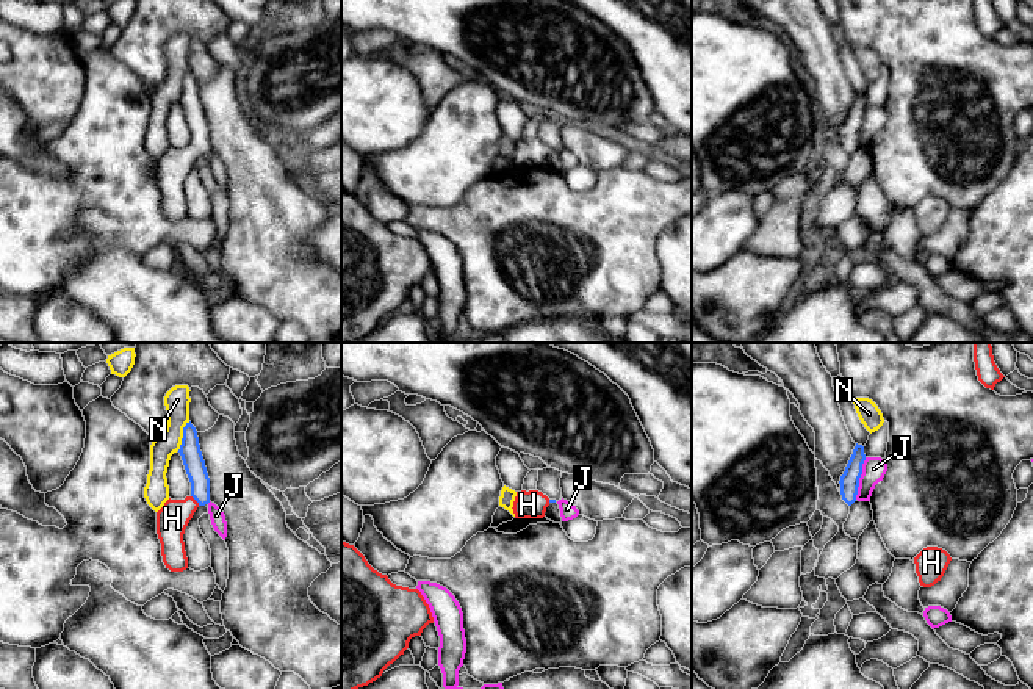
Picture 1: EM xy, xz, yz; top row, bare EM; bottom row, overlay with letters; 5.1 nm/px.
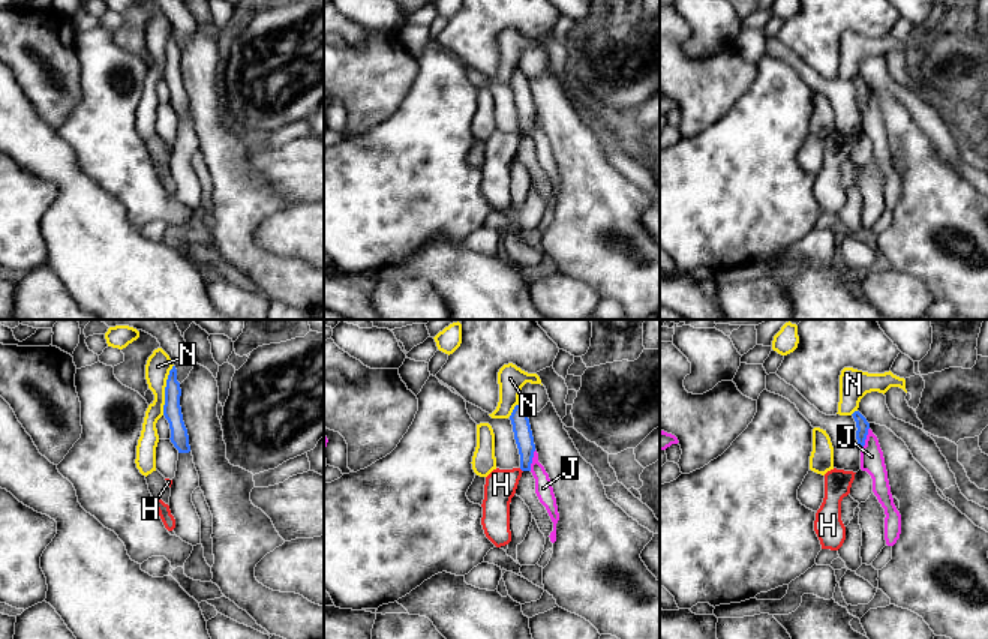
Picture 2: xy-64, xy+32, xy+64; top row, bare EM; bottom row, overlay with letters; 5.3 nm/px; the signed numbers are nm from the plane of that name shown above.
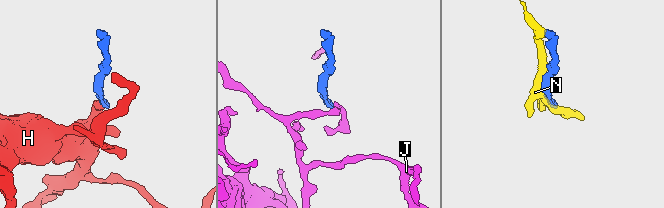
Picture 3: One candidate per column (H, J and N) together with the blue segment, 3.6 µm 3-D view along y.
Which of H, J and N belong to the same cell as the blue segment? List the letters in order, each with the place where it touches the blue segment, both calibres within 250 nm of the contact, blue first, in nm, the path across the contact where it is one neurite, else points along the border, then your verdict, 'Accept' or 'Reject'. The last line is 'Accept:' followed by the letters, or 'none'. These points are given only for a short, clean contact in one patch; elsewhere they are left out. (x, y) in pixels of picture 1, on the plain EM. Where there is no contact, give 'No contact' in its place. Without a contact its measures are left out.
H: Touches blue at xy (194, 147). Thickness 110 nm (blue) against 160 nm. Path across: xy (190, 99), (197, 122), (194, 147), (172, 168). Accept
J: Touches blue at yz (860, 126). Thickness 100 nm (blue) against 130 nm. Boundary: yz (866, 107), (855, 147). Reject
N: Touches blue at xy (183, 85). Thickness 110 nm (blue) against 130 nm. Reject
Accept: H

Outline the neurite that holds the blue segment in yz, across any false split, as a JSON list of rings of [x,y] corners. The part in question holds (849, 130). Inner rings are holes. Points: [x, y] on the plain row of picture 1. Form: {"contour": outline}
{"contour": [[[856,92],[853,103],[845,116],[845,121],[839,130],[842,149],[848,155],[851,155],[856,150],[864,110],[866,110],[864,96]]]}

